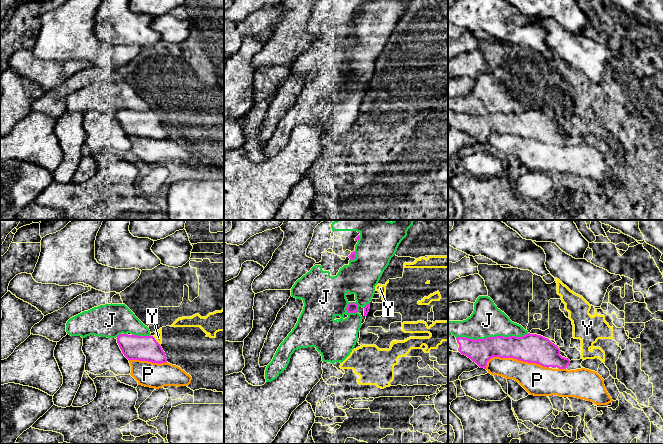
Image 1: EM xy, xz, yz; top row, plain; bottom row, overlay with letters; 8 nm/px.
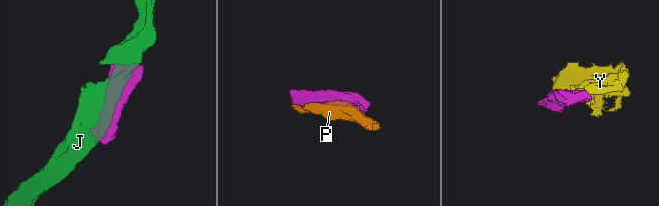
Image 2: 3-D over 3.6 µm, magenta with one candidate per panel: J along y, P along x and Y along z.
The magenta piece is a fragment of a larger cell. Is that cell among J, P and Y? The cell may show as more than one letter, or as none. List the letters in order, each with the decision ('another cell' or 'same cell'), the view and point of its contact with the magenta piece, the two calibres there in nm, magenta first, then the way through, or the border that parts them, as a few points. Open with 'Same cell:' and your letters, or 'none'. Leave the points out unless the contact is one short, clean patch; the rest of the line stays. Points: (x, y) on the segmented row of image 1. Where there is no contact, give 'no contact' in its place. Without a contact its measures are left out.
Same cell: J
J: same cell; meets magenta in yz at (492, 337); 200 nm thick on the magenta side, 260 nm on the other
P: another cell; meets magenta in yz at (516, 358); 240 nm thick on the magenta side, 240 nm on the other
Y: another cell; meets magenta in xy at (156, 341); 200 nm thick on the magenta side, 60 nm on the other

